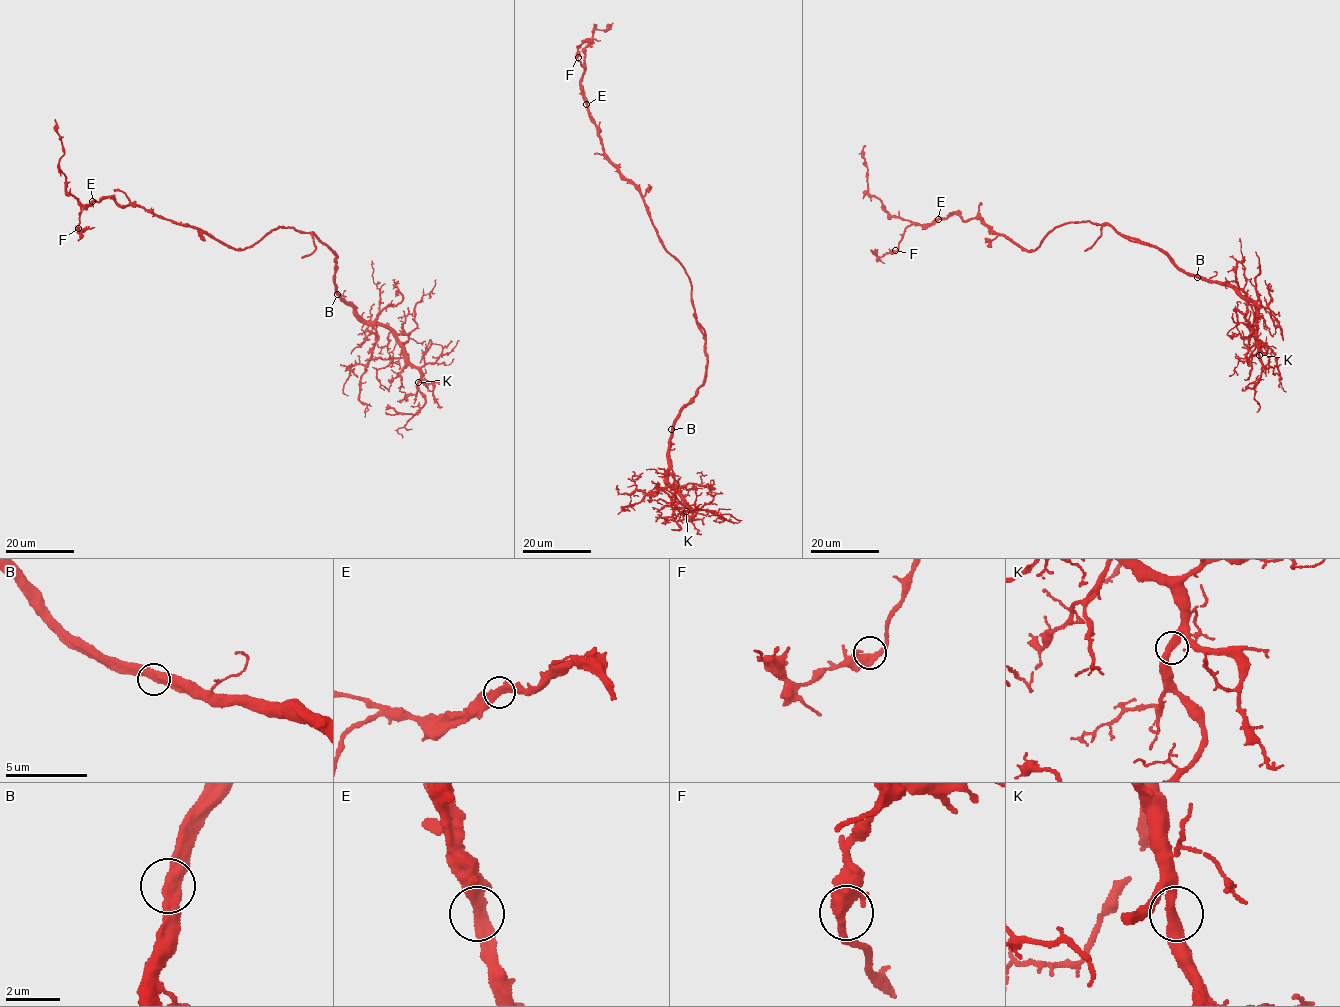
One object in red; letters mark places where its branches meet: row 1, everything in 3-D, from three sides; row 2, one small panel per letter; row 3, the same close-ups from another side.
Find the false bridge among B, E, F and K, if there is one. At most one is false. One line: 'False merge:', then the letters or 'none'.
False merge: none

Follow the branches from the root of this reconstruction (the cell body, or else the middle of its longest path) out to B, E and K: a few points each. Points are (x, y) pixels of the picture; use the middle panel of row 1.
B: (692, 295), (697, 325), (704, 336), (706, 375), (697, 395), (685, 405), (671, 429)
E: (692, 295), (684, 267), (665, 249), (642, 195), (625, 180), (605, 153), (586, 104)
K: (692, 295), (697, 325), (704, 336), (706, 375), (697, 395), (674, 423), (666, 476), (691, 510), (686, 511)

